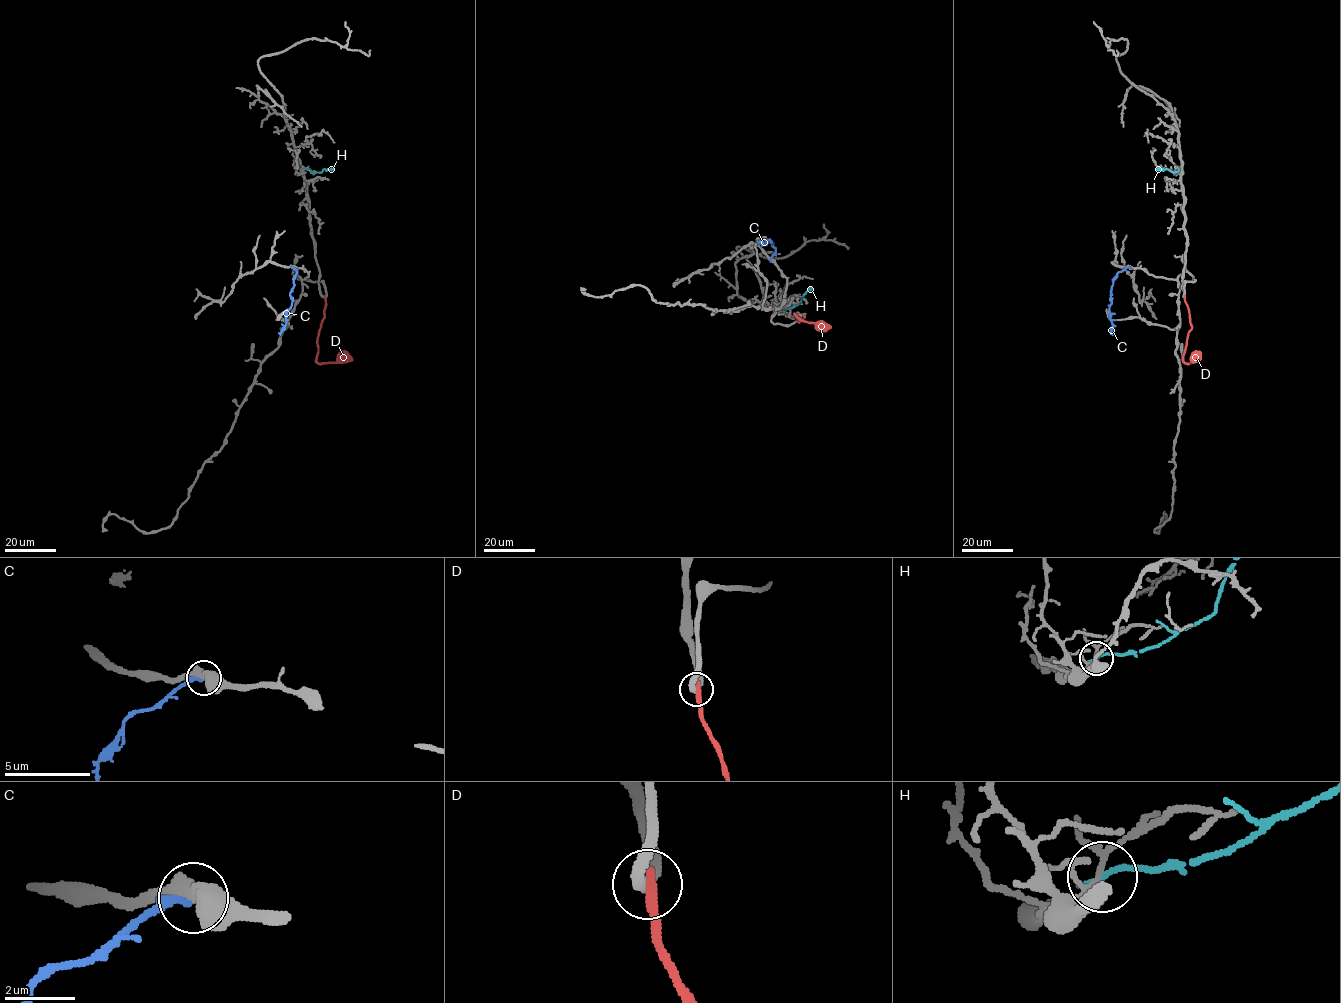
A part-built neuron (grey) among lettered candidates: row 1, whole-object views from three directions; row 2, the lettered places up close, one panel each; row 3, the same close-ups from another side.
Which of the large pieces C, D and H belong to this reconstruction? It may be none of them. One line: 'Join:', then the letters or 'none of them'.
Join: none of them

